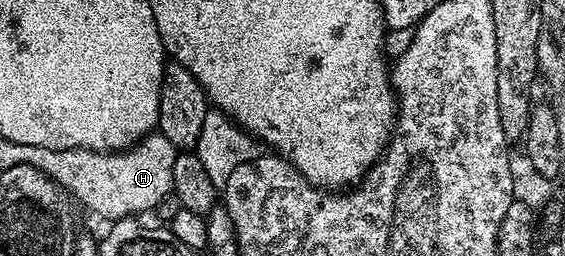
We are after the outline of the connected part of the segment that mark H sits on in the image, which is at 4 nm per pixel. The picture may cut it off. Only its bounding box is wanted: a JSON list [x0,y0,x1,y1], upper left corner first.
[36,134,179,222]

